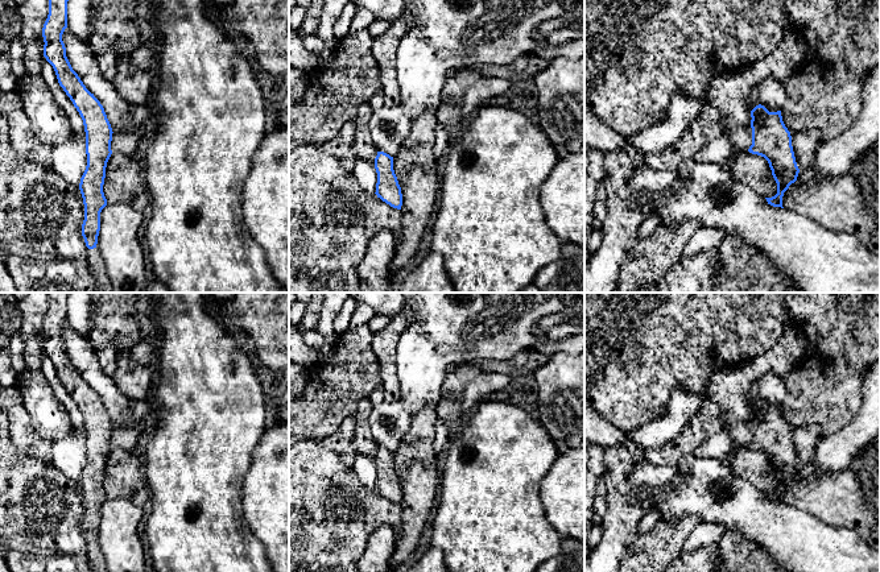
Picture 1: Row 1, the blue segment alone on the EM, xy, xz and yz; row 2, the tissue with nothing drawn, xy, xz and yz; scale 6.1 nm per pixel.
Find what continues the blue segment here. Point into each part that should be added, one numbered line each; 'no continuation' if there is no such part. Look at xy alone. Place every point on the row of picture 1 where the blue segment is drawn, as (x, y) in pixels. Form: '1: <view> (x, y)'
1: xy (95, 261)

